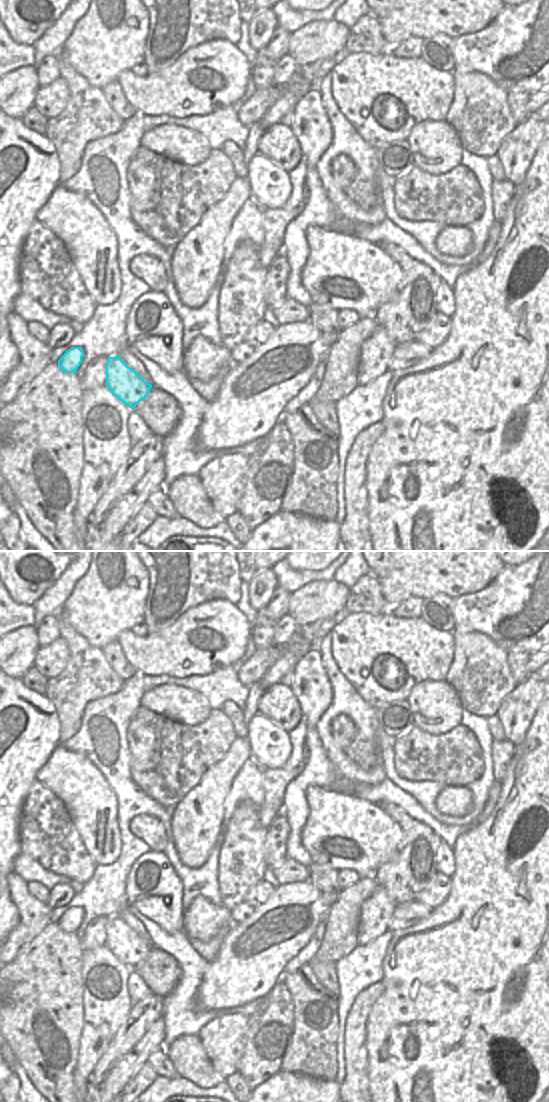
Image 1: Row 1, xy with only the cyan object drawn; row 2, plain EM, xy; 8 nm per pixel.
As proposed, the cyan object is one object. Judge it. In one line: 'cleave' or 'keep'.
keep

